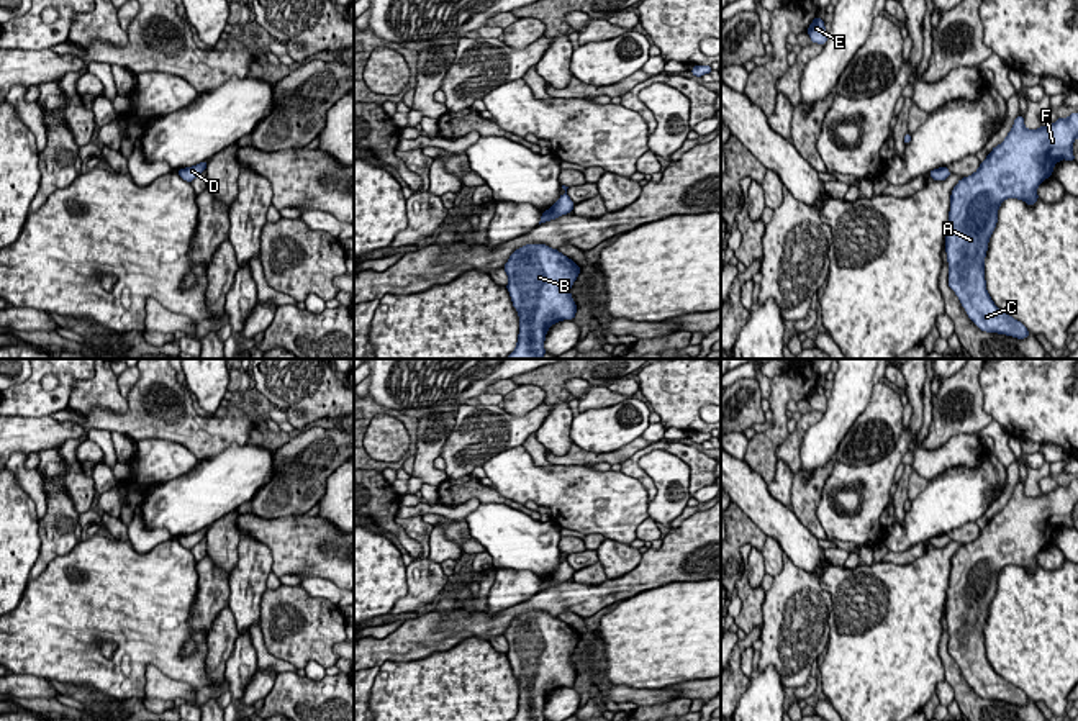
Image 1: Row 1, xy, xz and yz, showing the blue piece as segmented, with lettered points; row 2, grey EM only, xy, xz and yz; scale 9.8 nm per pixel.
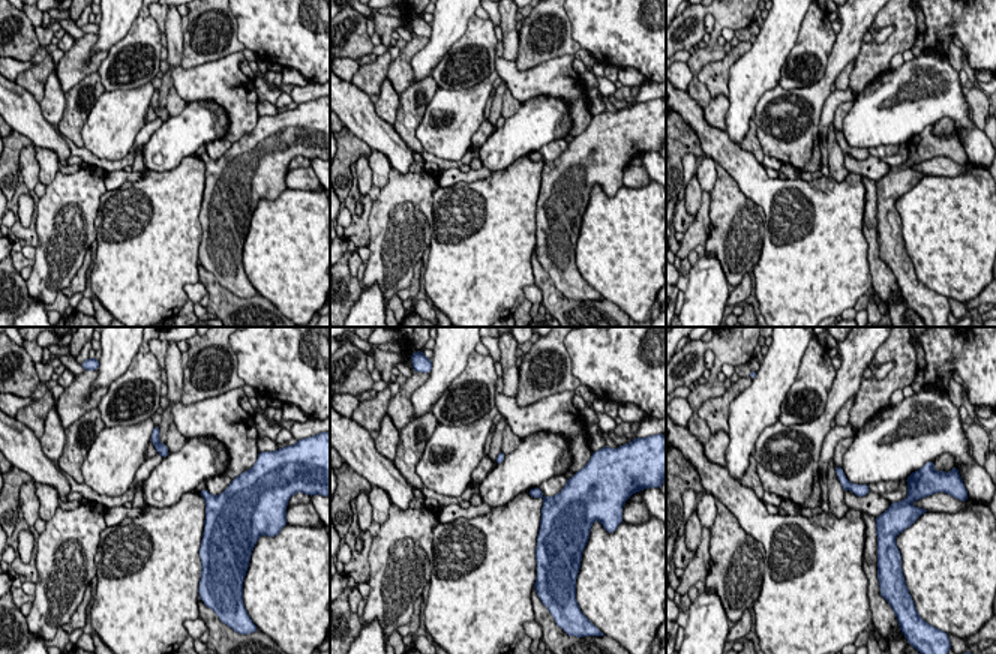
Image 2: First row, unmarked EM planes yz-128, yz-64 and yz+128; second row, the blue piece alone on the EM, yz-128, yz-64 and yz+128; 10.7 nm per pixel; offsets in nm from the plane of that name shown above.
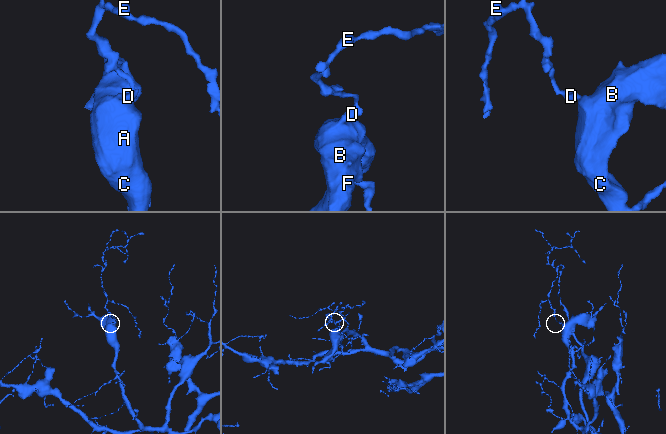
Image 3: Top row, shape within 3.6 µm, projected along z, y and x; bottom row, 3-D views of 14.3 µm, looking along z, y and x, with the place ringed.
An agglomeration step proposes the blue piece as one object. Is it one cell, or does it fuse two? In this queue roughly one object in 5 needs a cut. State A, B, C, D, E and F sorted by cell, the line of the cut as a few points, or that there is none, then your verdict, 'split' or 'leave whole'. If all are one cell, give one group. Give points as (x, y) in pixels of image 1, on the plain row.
A B C D E F; no cut; leave whole

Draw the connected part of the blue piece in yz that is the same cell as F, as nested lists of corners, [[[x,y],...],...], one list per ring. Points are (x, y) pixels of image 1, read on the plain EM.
[[[1078,480],[1058,485],[1050,493],[1027,497],[1024,485],[1017,482],[1006,506],[993,515],[978,537],[958,547],[950,562],[950,578],[945,600],[945,619],[949,629],[949,654],[958,664],[968,685],[986,700],[998,700],[1017,706],[1027,705],[1027,695],[1001,678],[986,659],[985,624],[988,608],[998,590],[998,575],[1006,565],[1024,567],[1032,574],[1039,562],[1037,554],[1052,544],[1053,533],[1062,528],[1075,528],[1073,508],[1078,505]]]

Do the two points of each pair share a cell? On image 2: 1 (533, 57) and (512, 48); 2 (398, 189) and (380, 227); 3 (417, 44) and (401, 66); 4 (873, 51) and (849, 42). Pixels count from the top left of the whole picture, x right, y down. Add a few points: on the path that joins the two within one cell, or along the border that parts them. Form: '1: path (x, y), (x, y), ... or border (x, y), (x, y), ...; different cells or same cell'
1: border (519, 32), (519, 51), (515, 60); different cells
2: path (398, 198), (386, 218); same cell
3: path (411, 50), (404, 60); same cell
4: border (863, 41), (855, 57); different cells

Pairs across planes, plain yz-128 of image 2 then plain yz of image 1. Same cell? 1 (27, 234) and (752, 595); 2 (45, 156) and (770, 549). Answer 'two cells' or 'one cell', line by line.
1: one cell
2: one cell

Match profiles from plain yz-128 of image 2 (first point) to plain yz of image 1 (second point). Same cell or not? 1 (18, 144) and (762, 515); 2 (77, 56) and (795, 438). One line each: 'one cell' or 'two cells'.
1: two cells
2: one cell

